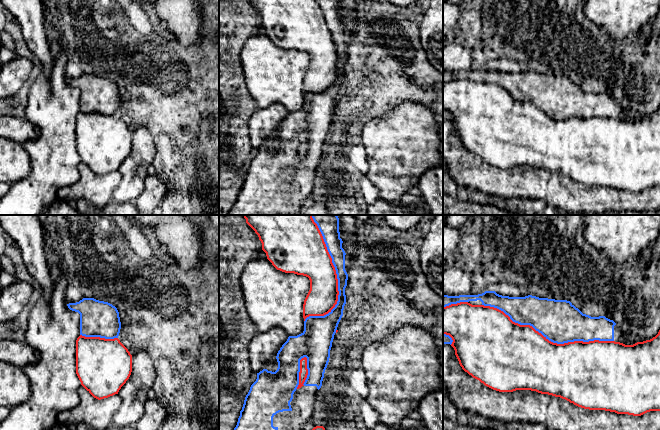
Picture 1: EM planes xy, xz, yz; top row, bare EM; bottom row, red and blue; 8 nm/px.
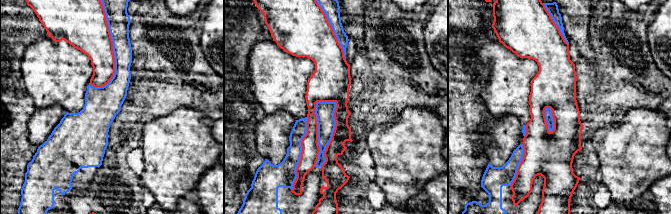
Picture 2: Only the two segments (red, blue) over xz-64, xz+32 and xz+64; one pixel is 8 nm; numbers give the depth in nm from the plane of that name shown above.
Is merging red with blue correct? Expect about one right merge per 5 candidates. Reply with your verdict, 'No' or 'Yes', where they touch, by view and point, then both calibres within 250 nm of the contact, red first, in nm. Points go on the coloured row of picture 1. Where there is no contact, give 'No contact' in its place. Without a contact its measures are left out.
No. Touches red at yz (547, 339). Thickness 500 nm (red) against 340 nm

